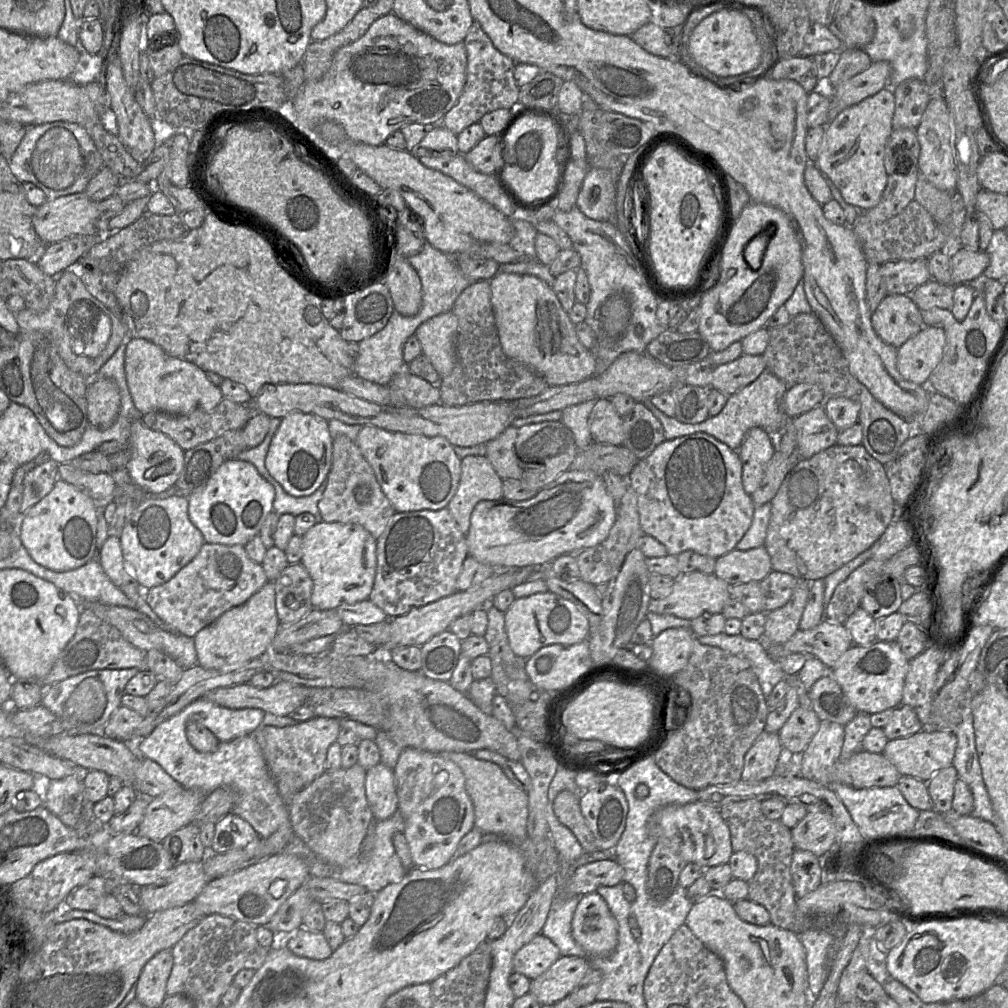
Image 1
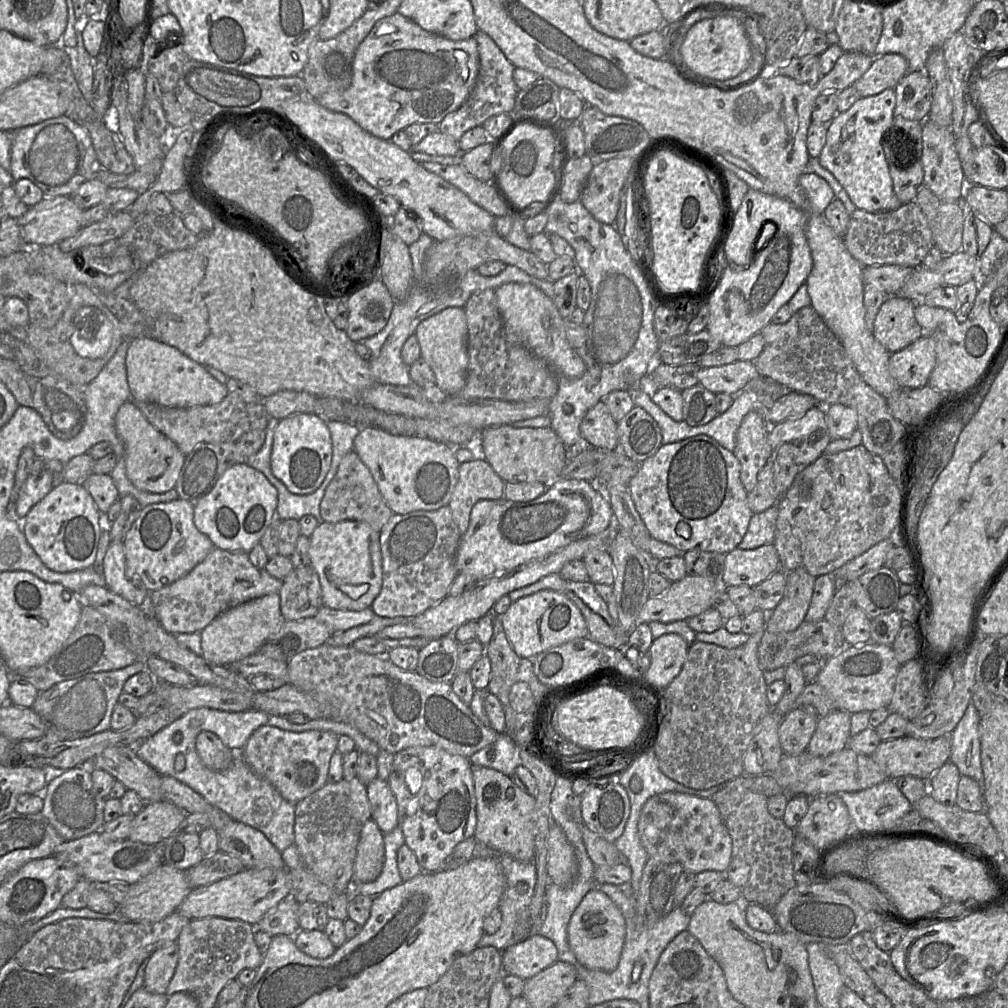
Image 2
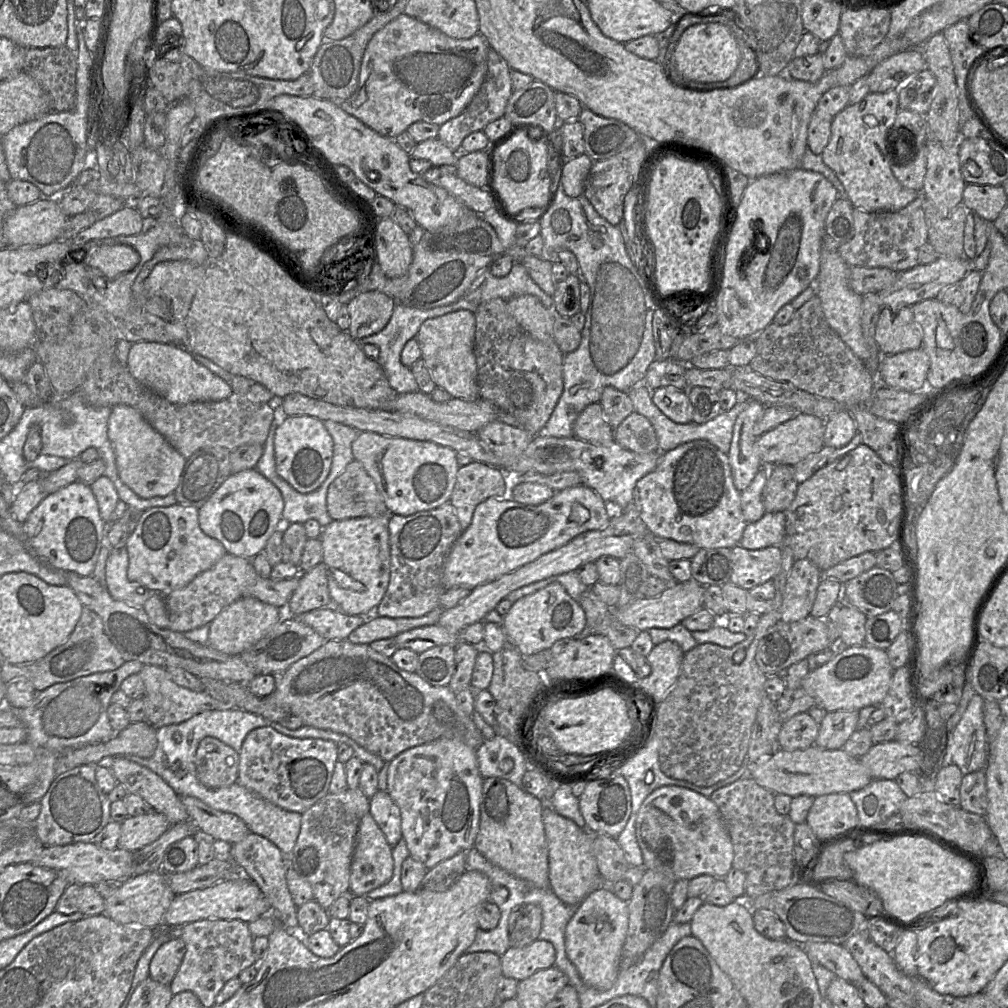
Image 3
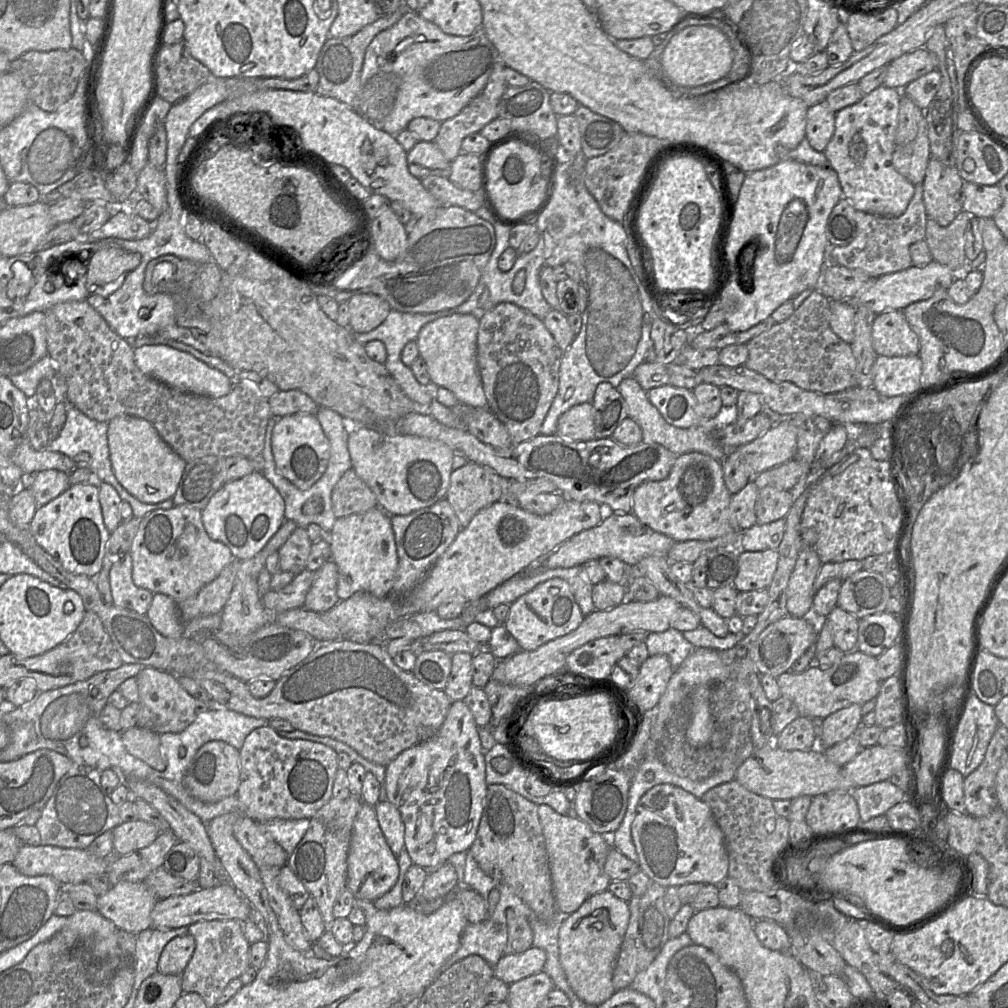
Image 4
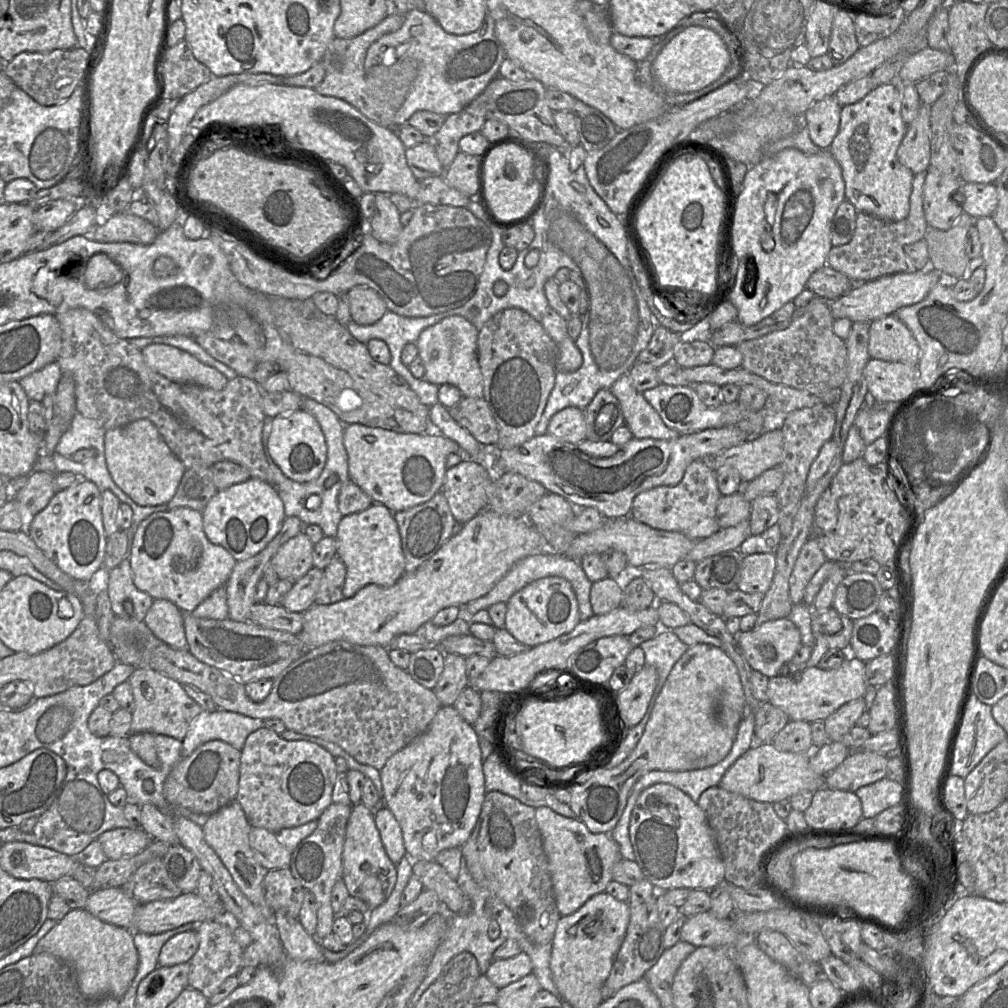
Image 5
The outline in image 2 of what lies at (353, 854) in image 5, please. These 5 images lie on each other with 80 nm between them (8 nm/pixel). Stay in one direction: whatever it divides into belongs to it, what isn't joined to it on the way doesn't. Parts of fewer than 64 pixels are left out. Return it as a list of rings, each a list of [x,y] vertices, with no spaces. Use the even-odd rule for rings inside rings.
[[[373,819],[363,826],[354,862],[353,881],[369,883],[381,874],[385,862],[384,834]]]

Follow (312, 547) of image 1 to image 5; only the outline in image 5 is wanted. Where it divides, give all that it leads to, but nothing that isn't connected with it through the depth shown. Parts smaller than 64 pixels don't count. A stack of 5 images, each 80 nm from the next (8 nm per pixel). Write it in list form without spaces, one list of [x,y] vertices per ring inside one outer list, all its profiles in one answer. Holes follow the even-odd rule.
[[[373,503],[363,511],[343,516],[339,522],[335,540],[337,557],[346,566],[342,591],[344,598],[354,596],[368,584],[390,587],[405,573],[405,557],[394,513],[381,503]]]

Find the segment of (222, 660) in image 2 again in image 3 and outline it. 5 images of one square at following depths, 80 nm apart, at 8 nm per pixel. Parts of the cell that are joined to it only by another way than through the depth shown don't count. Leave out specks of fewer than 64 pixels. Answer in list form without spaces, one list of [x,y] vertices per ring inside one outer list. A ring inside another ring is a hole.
[[[242,597],[223,609],[210,623],[208,645],[221,653],[239,656],[262,639],[285,615],[285,610],[261,602],[254,597]]]

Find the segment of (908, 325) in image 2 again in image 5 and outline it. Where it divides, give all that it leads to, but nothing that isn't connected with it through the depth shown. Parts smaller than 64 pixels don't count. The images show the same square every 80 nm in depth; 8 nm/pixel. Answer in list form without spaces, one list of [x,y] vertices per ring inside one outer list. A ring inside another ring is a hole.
[[[892,314],[870,323],[868,353],[871,359],[917,365],[920,347],[906,324]]]

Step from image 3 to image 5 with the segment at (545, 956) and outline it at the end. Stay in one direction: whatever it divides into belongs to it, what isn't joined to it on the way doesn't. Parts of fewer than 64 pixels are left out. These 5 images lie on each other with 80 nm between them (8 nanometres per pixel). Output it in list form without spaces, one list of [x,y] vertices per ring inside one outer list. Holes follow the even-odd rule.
[[[522,951],[511,958],[494,960],[484,975],[498,989],[501,989],[532,971],[532,961],[529,955]]]

